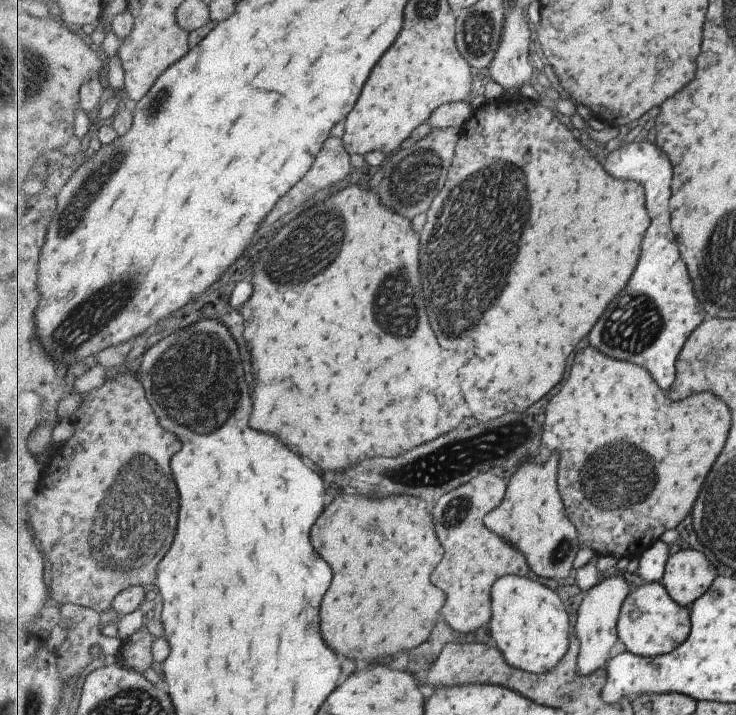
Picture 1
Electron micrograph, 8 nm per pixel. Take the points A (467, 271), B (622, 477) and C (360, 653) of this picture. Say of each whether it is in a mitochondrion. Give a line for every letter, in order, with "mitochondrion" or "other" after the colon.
A: mitochondrion
B: mitochondrion
C: other

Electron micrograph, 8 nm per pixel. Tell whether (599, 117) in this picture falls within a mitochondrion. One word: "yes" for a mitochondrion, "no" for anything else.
no

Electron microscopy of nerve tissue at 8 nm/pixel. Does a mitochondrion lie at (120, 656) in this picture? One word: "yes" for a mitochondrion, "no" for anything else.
no

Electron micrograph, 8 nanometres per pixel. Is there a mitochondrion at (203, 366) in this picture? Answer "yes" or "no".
yes

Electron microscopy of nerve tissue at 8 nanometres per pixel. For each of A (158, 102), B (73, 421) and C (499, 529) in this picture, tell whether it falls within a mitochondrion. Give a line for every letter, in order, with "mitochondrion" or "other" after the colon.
A: mitochondrion
B: other
C: other

